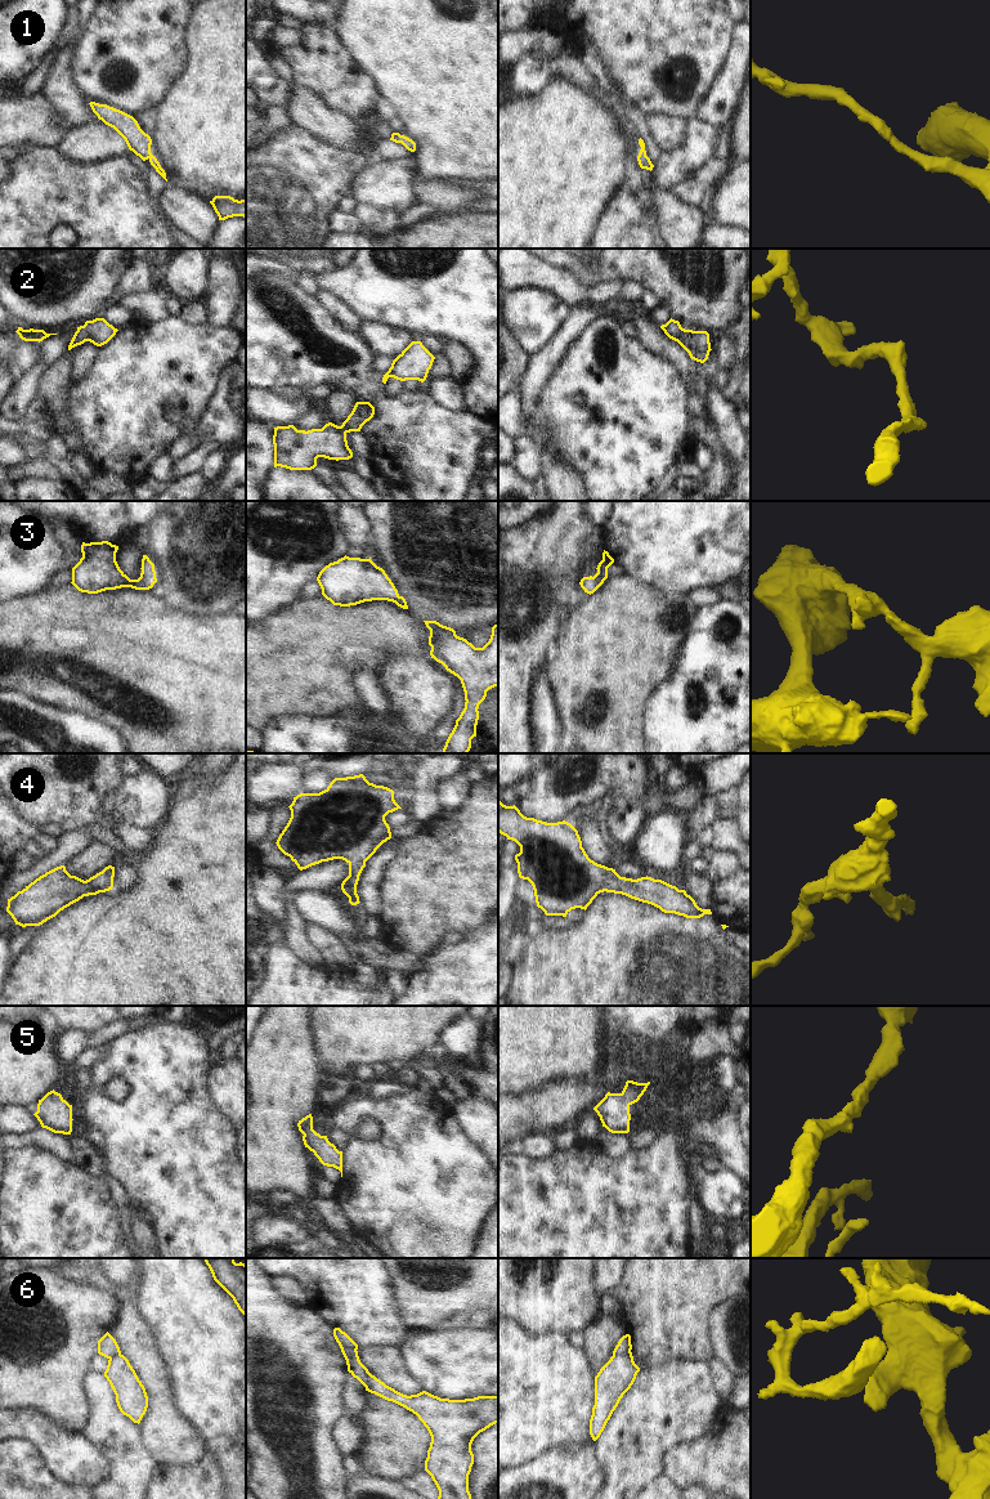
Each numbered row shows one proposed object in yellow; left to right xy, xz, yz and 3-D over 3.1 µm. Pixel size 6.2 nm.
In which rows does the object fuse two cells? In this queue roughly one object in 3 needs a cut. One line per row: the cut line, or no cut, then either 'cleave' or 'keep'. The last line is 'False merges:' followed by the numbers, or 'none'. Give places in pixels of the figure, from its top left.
1: cut none; keep
2: cut none; keep
3: cut none; keep
4: cut none; keep
5: cut none; keep
6: cut yz (630, 1350), (613, 1355); cleave
False merges: 6

